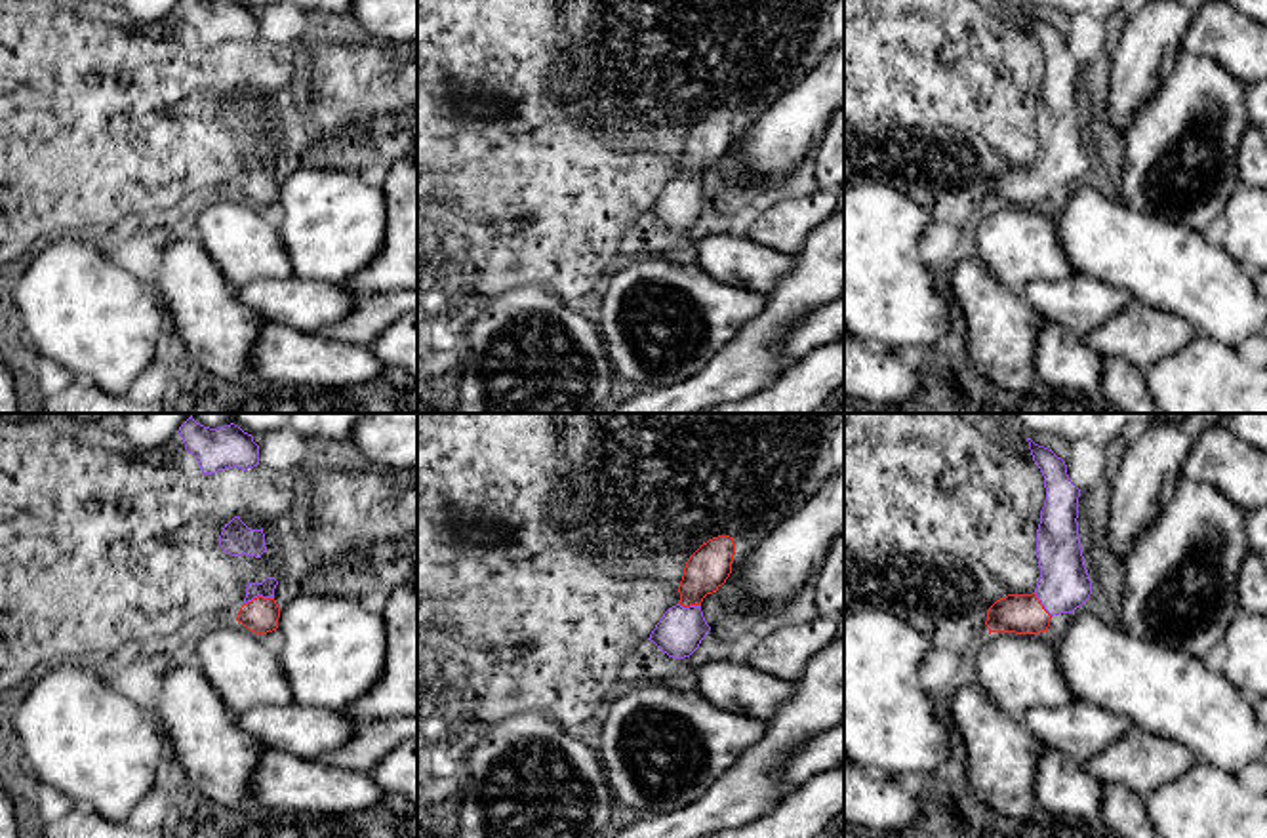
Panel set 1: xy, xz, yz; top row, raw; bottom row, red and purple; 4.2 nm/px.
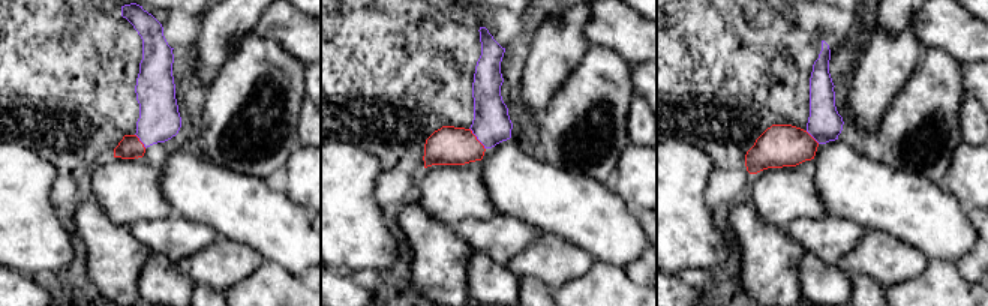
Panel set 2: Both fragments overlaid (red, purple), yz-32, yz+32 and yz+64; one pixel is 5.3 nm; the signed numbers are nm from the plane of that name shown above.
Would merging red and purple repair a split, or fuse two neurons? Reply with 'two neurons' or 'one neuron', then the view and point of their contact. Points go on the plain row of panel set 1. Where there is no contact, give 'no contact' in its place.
one neuron; contact xy (258, 170)

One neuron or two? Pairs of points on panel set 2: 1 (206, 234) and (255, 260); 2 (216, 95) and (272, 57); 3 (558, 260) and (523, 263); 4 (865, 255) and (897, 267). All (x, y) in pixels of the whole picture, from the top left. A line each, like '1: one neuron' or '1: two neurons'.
1: two neurons
2: one neuron
3: one neuron
4: one neuron

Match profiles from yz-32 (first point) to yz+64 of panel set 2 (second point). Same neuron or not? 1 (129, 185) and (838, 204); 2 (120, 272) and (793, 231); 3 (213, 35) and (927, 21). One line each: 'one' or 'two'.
1: two
2: two
3: two

